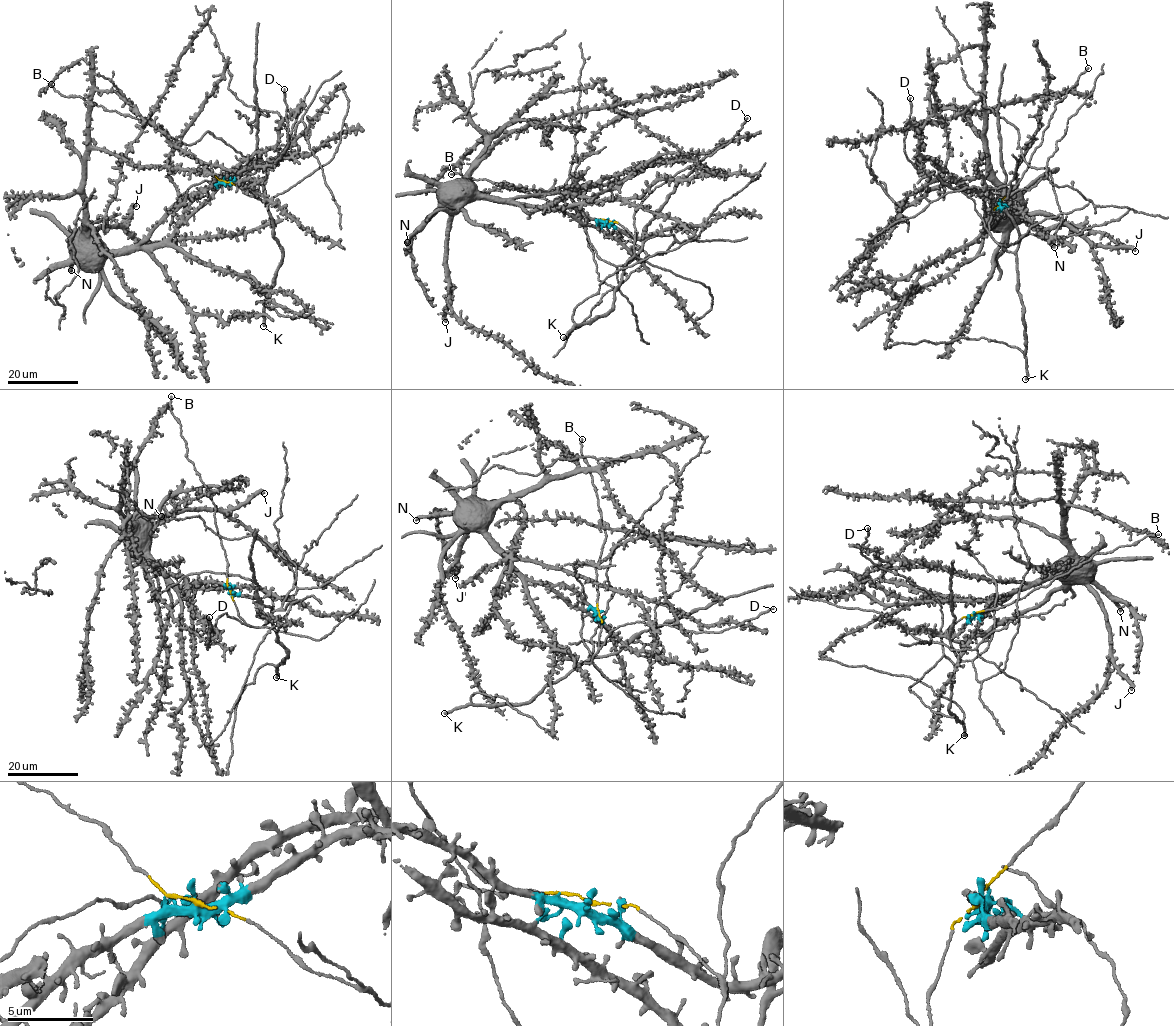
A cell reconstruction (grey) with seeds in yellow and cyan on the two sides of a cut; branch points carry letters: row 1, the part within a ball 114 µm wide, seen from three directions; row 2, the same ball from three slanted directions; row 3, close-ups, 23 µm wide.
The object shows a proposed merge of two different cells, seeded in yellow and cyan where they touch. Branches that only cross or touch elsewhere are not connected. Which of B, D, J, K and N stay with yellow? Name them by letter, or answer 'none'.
B, D, K

